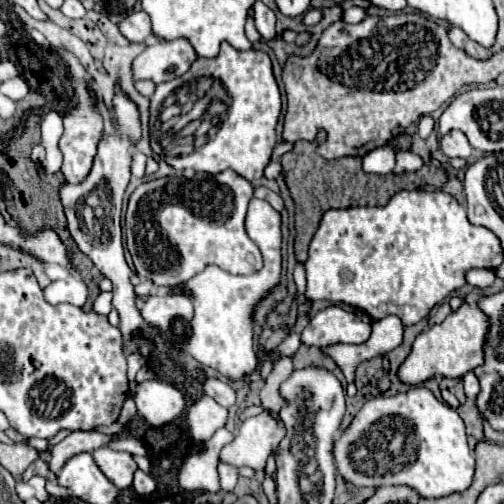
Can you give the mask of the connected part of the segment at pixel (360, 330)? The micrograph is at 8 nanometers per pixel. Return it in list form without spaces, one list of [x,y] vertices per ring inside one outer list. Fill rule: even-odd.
[[[330,305],[314,315],[304,327],[300,339],[304,345],[324,347],[332,343],[364,343],[370,337],[370,323],[360,321],[354,313]]]

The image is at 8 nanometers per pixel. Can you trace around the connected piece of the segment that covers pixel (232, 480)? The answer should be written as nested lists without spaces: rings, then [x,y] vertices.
[[[218,467],[220,473],[220,485],[224,491],[232,491],[238,481],[238,471],[234,467]]]

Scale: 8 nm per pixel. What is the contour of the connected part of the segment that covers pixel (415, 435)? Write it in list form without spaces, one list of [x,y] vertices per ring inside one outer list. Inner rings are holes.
[[[412,387],[394,397],[376,397],[366,401],[350,427],[338,437],[334,445],[334,461],[348,483],[360,487],[410,485],[422,497],[444,497],[464,491],[470,487],[474,475],[474,451],[468,447],[462,417],[456,409],[448,407],[448,403],[438,401],[426,387]]]

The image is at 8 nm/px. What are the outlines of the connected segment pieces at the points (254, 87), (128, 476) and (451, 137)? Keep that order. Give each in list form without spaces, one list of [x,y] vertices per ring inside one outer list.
[[[228,43],[220,45],[220,53],[214,59],[200,57],[196,65],[188,71],[194,73],[194,77],[214,77],[216,81],[222,83],[228,103],[226,103],[226,113],[222,119],[222,125],[214,137],[210,137],[200,149],[194,149],[190,155],[168,155],[158,141],[158,115],[160,115],[160,105],[162,101],[180,87],[180,79],[172,79],[168,83],[160,83],[156,87],[156,93],[150,99],[150,145],[152,149],[162,155],[174,169],[186,169],[192,167],[194,171],[204,171],[204,173],[218,173],[224,169],[236,171],[240,177],[252,181],[262,177],[264,167],[270,163],[272,149],[276,145],[276,121],[280,115],[280,91],[276,85],[276,79],[272,75],[272,63],[270,57],[264,51],[238,51],[230,47]]]
[[[100,447],[96,451],[92,451],[96,465],[100,467],[100,471],[122,491],[132,487],[132,475],[138,469],[136,461],[132,459],[130,453],[124,451],[114,451],[110,447]]]
[[[450,131],[440,137],[440,149],[446,157],[462,157],[470,159],[472,157],[472,147],[462,131]]]

